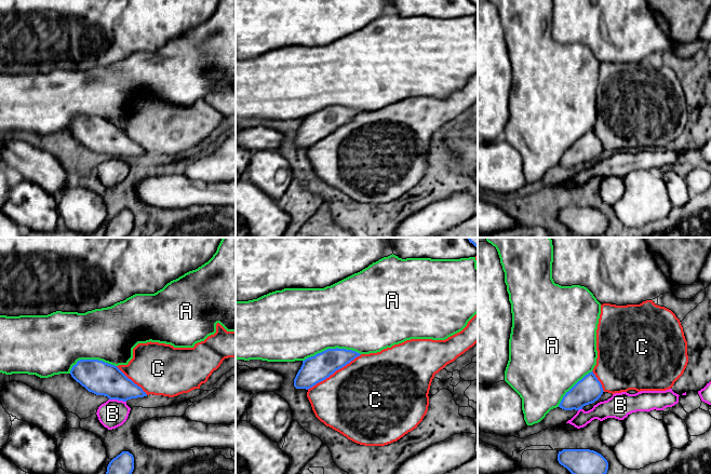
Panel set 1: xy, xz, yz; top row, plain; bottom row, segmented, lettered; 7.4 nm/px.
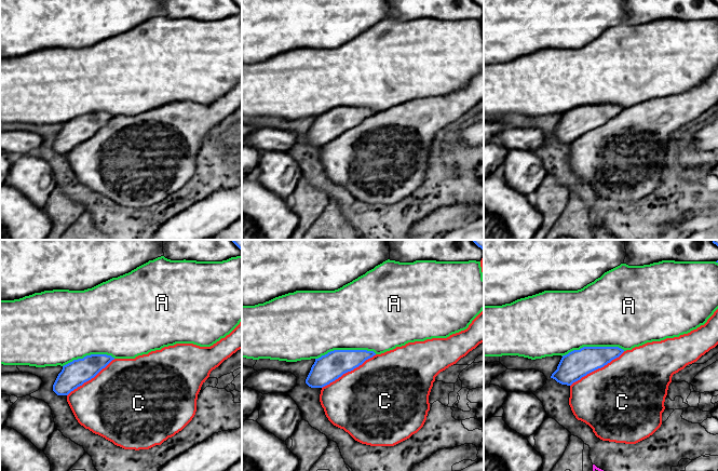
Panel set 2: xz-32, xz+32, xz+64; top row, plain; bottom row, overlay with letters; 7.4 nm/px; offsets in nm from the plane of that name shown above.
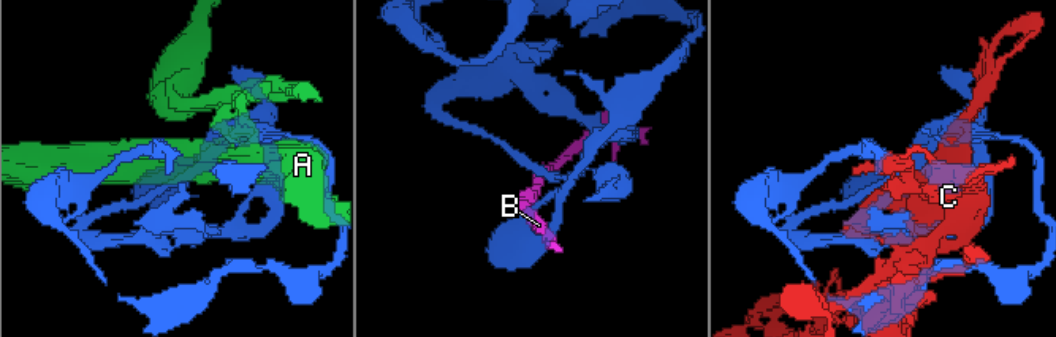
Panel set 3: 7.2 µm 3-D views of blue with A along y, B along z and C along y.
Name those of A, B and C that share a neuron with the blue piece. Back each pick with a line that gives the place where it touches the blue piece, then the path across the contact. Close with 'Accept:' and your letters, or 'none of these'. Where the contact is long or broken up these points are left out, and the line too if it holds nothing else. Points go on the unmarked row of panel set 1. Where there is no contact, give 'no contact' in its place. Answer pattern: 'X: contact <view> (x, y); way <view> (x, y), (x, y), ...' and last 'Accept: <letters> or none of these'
C: contact xz (334, 130)
Accept: C

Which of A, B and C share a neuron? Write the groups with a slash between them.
A / B / C

